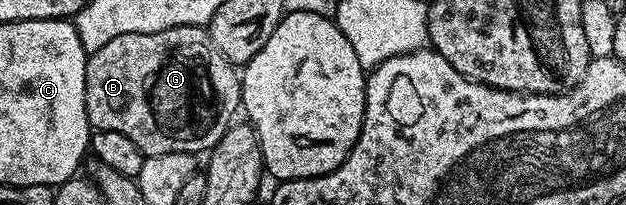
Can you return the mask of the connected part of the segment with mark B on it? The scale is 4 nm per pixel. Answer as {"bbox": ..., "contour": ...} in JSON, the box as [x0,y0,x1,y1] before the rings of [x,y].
{"bbox":[85,25,241,157],"contour":[[[180,25],[167,31],[119,35],[119,39],[111,39],[111,43],[99,47],[99,51],[88,54],[85,62],[85,106],[90,126],[94,130],[123,131],[123,135],[127,135],[127,139],[131,139],[131,143],[135,143],[135,147],[139,147],[139,151],[146,157],[169,155],[169,147],[173,145],[169,141],[163,141],[163,137],[157,133],[145,105],[143,85],[149,73],[163,59],[165,51],[169,47],[185,43],[203,43],[209,53],[211,79],[217,85],[221,101],[225,103],[225,111],[227,115],[236,118],[241,109],[241,79],[238,70],[215,47],[209,37],[208,28],[200,25]]]}

